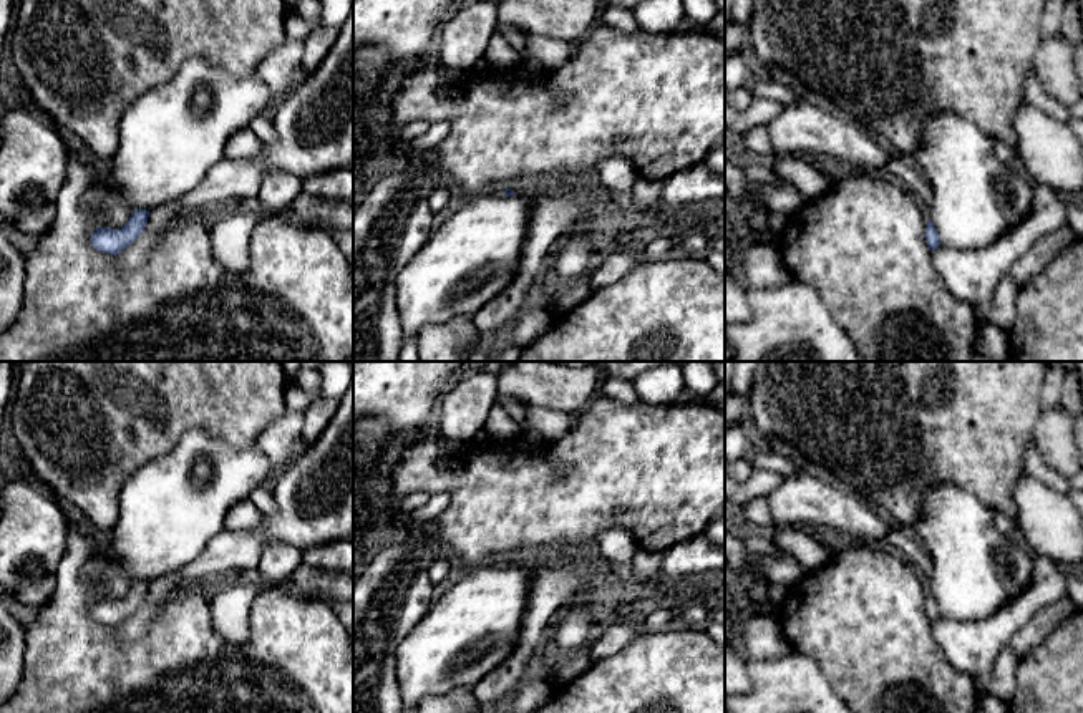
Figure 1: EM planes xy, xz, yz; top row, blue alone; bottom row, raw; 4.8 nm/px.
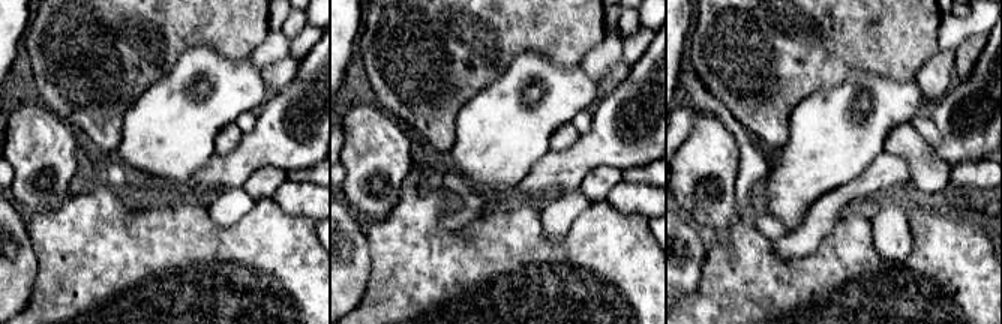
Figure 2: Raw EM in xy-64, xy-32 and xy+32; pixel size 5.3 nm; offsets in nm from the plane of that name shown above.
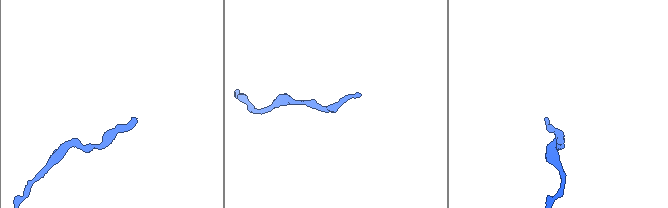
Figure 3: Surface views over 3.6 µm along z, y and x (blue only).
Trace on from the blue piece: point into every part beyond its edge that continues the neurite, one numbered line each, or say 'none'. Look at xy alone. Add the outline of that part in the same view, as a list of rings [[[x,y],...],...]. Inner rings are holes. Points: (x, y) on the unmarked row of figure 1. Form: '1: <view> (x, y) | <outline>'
none

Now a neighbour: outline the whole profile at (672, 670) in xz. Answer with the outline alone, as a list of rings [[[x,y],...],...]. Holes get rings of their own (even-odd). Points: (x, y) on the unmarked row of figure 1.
[[[703,627],[643,632],[619,653],[594,662],[571,683],[554,686],[549,701],[536,713],[725,713],[725,648]]]

